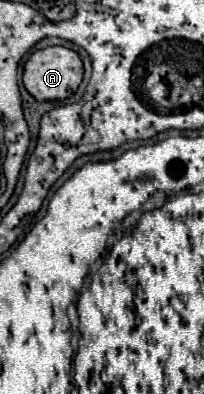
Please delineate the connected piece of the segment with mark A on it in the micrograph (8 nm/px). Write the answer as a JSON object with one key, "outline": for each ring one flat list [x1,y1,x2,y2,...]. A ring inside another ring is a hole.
{"outline":[[54,45,54,47,38,49,28,57,28,61,24,65,22,81,24,81,26,91,36,101,56,101,56,99,70,97,82,83,82,75,84,75,84,67,82,67,80,55,68,47]]}

